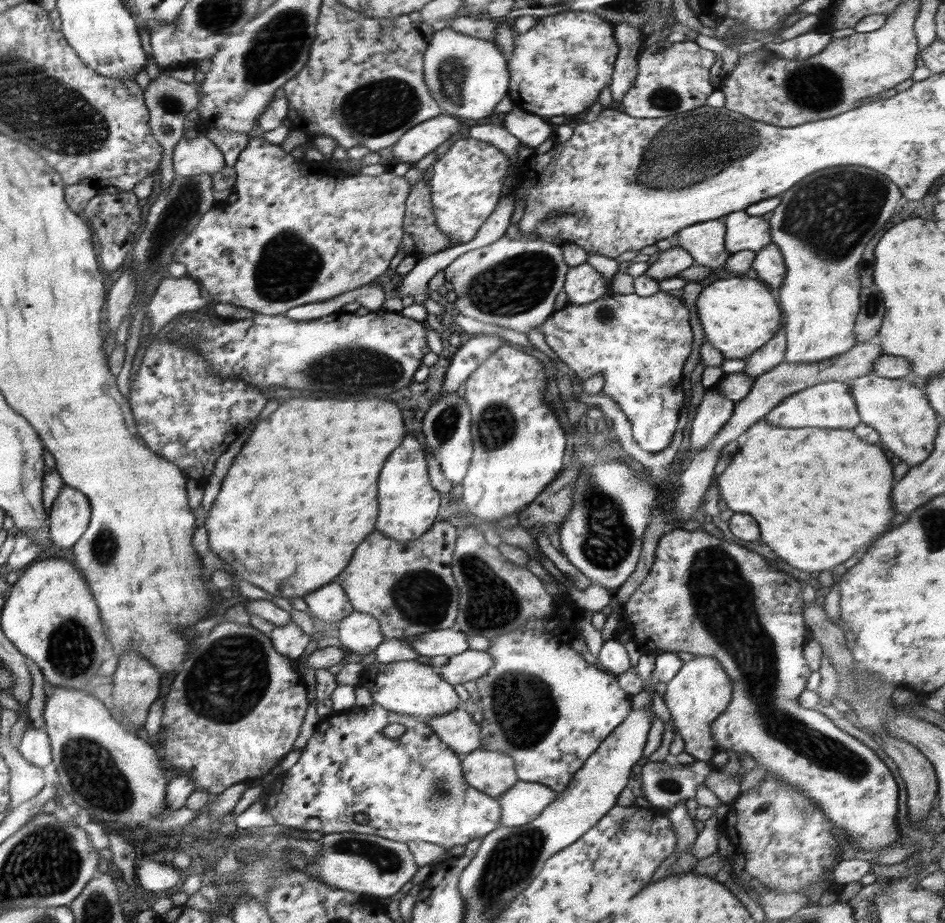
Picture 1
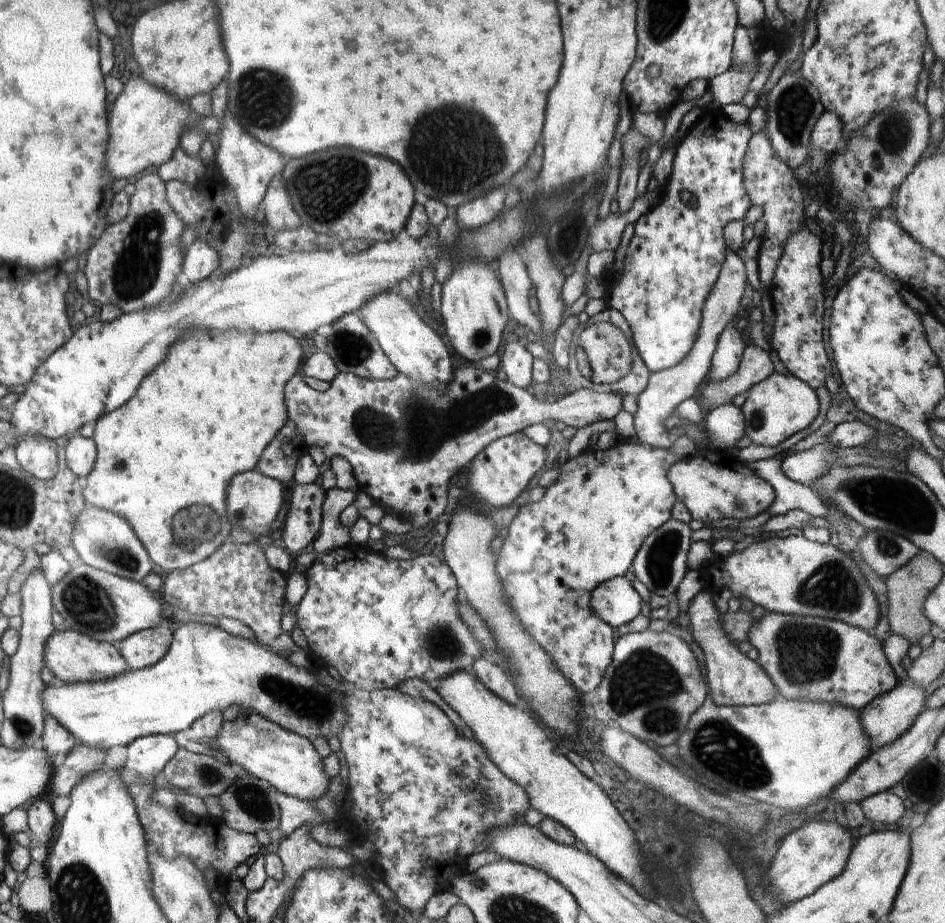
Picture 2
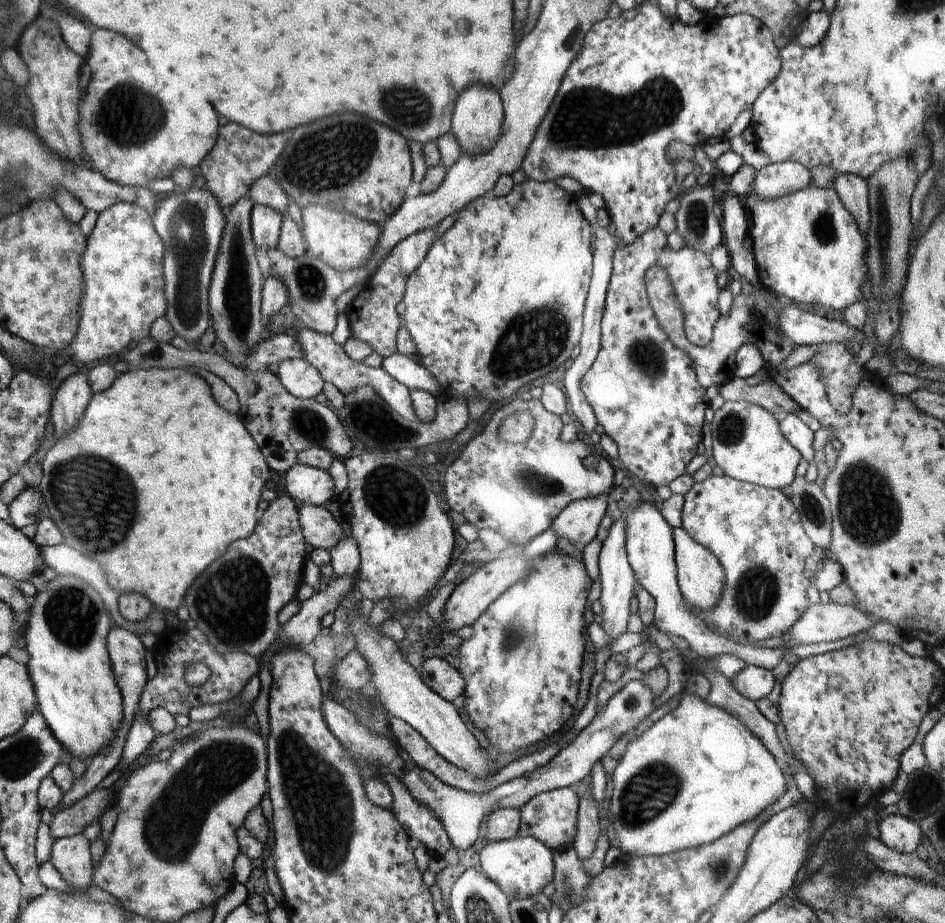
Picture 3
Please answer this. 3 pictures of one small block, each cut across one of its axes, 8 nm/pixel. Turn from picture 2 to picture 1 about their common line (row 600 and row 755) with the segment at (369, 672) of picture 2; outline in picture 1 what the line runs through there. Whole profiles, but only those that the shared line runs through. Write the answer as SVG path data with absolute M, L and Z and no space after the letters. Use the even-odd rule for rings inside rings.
M371 704L366 707L362 712L345 711L336 713L328 718L322 719L320 724L317 725L312 737L308 740L306 746L301 750L300 760L286 772L279 773L275 776L270 784L267 786L264 798L264 805L266 812L274 817L277 824L294 828L300 831L323 832L323 834L332 833L360 833L378 835L388 840L396 840L407 843L410 840L422 840L432 844L439 844L446 848L446 850L454 848L454 846L462 846L476 840L476 838L483 838L489 832L496 830L501 826L501 806L498 798L491 797L484 794L481 790L476 790L470 786L464 778L463 768L461 766L462 758L457 755L445 742L440 740L440 737L434 732L431 726L428 726L423 720L423 717L418 717L417 714L400 714L386 710L379 704ZM398 722L406 727L405 733L398 738L387 738L382 730L389 724ZM358 812L368 814L368 822L360 824L354 821L354 815Z

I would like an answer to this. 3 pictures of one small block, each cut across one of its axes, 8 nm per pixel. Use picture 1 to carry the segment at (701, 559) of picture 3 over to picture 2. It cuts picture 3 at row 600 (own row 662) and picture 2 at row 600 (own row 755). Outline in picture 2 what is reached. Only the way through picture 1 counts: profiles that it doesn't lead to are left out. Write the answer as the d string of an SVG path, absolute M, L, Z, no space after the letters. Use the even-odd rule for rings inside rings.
M702 590L688 604L686 615L689 620L689 628L682 633L700 655L701 666L704 668L712 702L718 706L770 704L779 696L776 686L770 680L767 672L758 664L758 661L750 660L747 654L738 650L737 643L728 638L728 634L722 628L720 614L712 595Z

